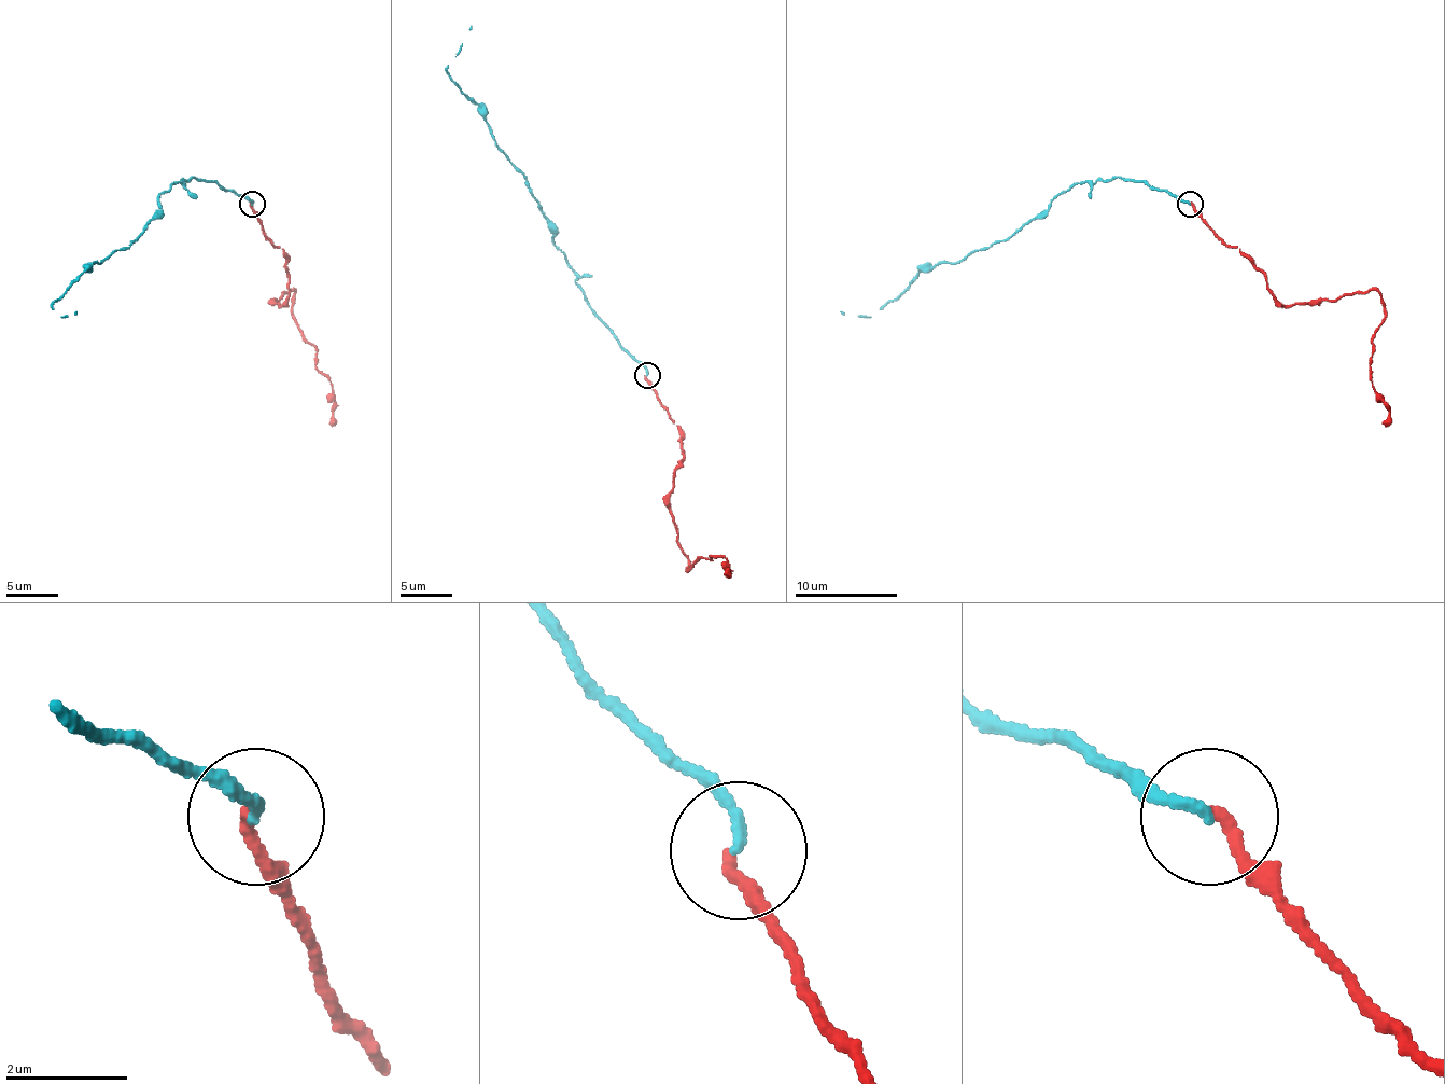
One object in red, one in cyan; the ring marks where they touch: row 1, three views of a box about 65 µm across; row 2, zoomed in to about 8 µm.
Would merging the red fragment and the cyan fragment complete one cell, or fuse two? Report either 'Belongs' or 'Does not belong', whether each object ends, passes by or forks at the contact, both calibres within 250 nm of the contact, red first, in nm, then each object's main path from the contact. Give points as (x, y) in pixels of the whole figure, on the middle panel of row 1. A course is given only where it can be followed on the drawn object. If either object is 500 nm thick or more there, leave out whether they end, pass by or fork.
Belongs. At the ring red ends. At the ring cyan ends. Thickness 200 nm (red) against 170 nm. Course of red: (646, 376), (679, 432), (683, 453), (670, 515), (687, 571), (711, 556), (724, 556), (726, 571). Course of cyan: (646, 376), (590, 306), (520, 170), (494, 142), (485, 111), (446, 70), (472, 26)

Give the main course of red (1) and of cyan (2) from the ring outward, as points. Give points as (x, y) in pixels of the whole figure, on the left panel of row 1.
1: (252, 203), (285, 256), (288, 290), (275, 301), (293, 290), (293, 319), (328, 380), (332, 427)
2: (252, 203), (195, 177), (174, 182), (136, 236), (51, 306), (61, 316), (76, 310)

